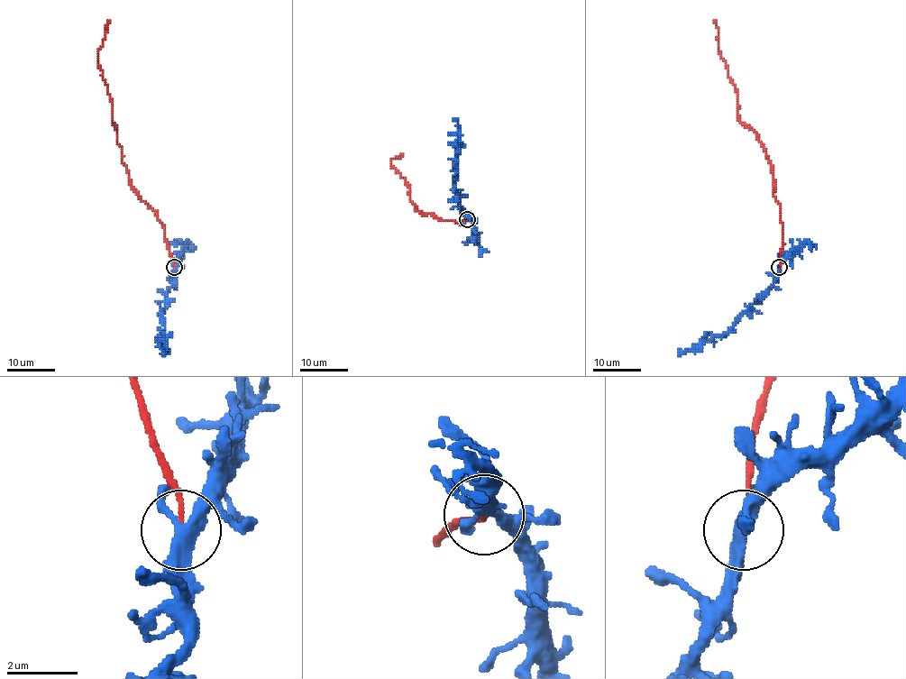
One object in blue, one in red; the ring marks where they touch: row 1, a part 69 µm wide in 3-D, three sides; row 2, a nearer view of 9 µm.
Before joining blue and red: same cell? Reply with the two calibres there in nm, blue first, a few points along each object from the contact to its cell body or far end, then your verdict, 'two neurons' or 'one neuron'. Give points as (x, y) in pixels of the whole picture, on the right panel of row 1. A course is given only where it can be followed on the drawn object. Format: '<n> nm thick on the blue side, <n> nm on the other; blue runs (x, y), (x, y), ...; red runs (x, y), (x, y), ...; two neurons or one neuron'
320 nm thick on the blue side, 150 nm on the other; blue runs (780, 267), (775, 282), (726, 333), (702, 341), (695, 348), (681, 352), (679, 348); red runs (780, 267), (782, 223), (773, 169), (758, 136), (738, 118), (736, 87), (718, 48), (714, 20); two neurons

